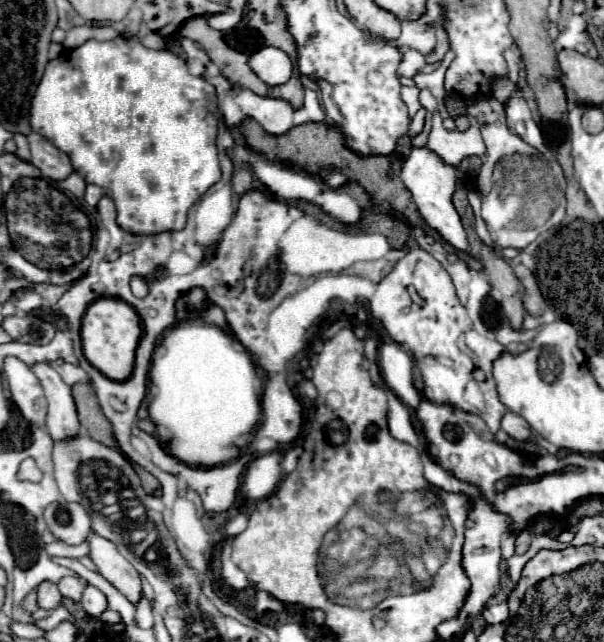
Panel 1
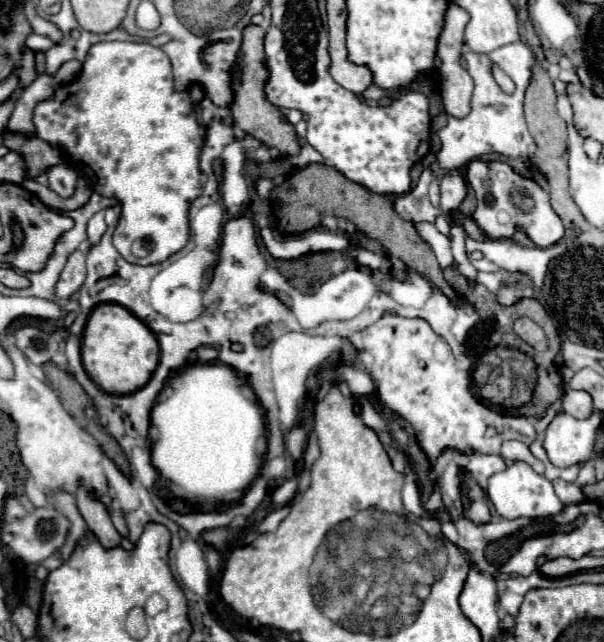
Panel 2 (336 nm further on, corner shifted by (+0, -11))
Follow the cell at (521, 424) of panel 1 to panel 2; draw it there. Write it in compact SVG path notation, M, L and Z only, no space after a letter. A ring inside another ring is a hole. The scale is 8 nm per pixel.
M521 460L513 462L503 472L497 472L495 476L491 476L487 494L497 514L503 518L519 518L519 516L543 518L543 516L553 516L563 510L563 502L557 498L551 482L545 476L539 476L527 462L521 462Z

